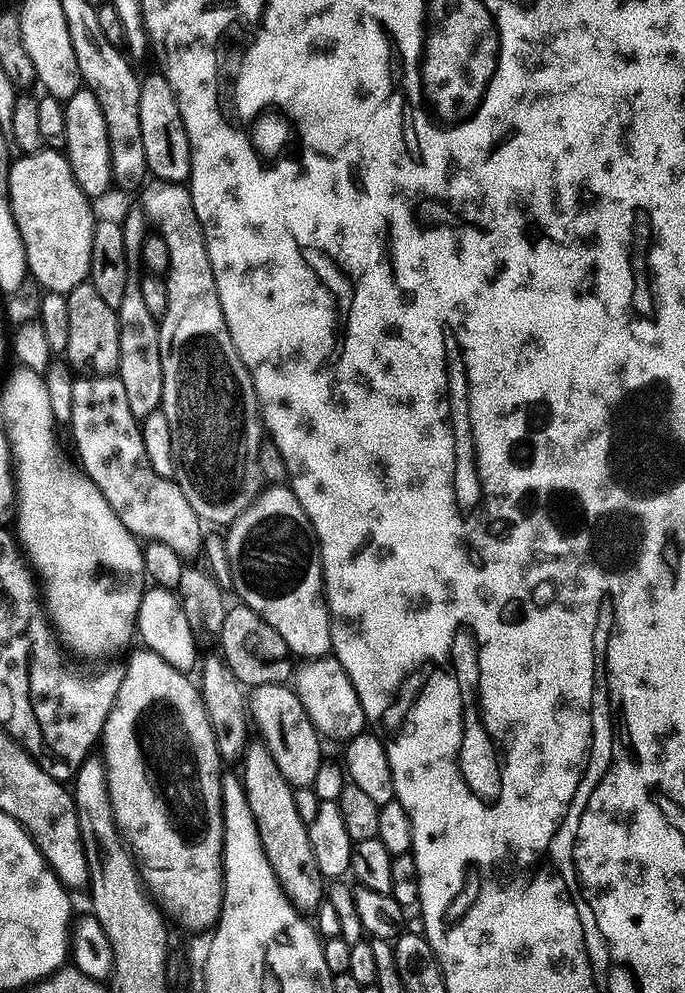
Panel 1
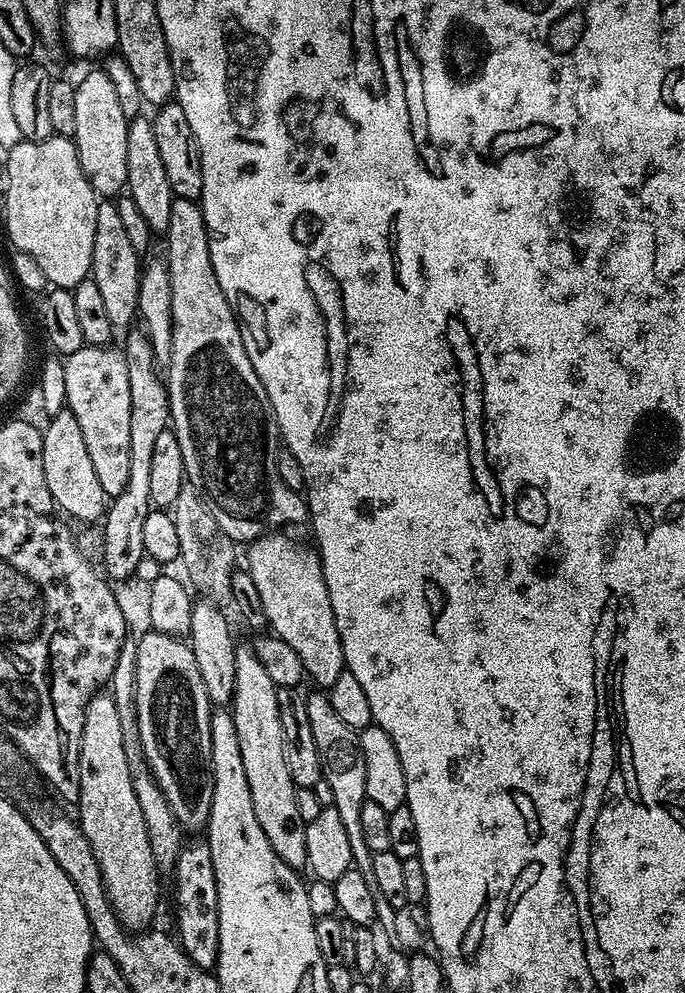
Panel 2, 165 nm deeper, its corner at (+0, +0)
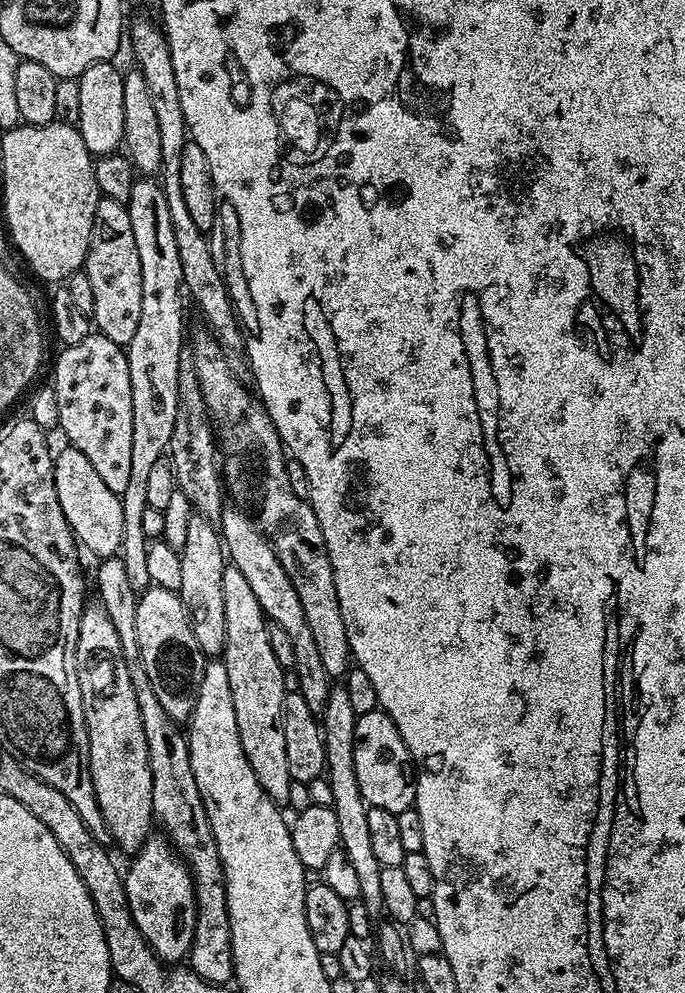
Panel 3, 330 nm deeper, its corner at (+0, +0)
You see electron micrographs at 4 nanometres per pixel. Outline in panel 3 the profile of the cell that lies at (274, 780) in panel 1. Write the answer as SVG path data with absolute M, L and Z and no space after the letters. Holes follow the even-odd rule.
M231 566L225 567L222 574L222 603L226 605L226 646L222 659L226 666L226 678L230 678L230 694L234 702L234 714L238 722L242 750L246 754L246 762L250 762L250 770L254 770L254 778L258 778L258 786L262 786L262 790L272 800L287 802L293 779L290 766L286 762L286 734L282 730L285 669L280 667L278 658L274 658L268 633L269 621L265 617L262 606L258 606L258 597L246 582L242 570Z

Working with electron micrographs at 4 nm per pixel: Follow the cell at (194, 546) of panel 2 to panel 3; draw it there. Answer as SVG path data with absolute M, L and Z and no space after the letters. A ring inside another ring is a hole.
M188 350L180 355L178 414L174 414L174 434L170 434L167 455L176 474L179 495L185 496L196 507L193 509L199 515L213 522L219 521L226 507L226 484L222 479L222 464L218 459L218 438L214 433L214 421L208 415L208 407L202 398L202 386L196 373L196 359Z

